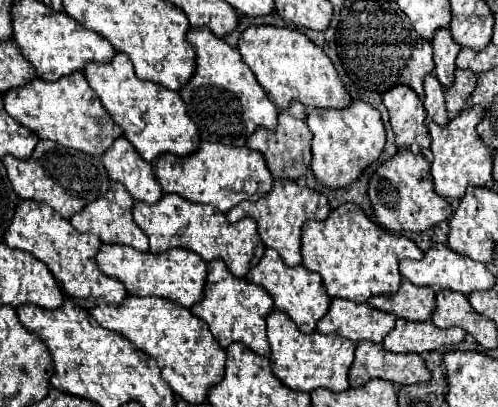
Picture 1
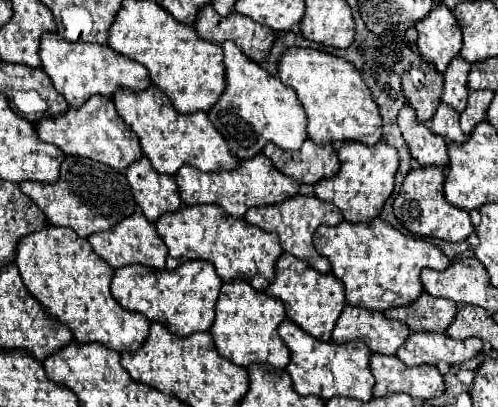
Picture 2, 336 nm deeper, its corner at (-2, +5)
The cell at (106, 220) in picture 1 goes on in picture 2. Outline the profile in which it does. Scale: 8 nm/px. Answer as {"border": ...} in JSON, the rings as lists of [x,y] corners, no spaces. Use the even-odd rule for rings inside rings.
{"border":[[[136,213],[136,215],[128,217],[126,221],[120,221],[110,231],[94,233],[88,241],[94,249],[94,253],[98,253],[98,257],[108,261],[112,265],[112,269],[120,269],[126,265],[142,265],[148,269],[162,271],[164,263],[166,263],[166,255],[168,255],[166,245],[162,243],[162,239],[158,237],[158,233],[154,229],[154,223],[150,223],[142,213]]]}

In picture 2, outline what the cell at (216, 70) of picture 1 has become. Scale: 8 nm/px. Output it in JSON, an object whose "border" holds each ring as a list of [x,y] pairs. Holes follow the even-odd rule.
{"border":[[[232,41],[224,45],[226,65],[226,91],[220,101],[208,113],[216,131],[226,139],[230,151],[240,159],[250,159],[262,151],[266,143],[274,143],[280,149],[296,151],[306,141],[306,113],[296,93],[286,87],[278,77],[264,71],[258,63],[248,59]]]}

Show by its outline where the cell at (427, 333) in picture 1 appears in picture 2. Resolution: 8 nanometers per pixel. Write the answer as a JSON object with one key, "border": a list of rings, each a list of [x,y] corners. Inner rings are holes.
{"border":[[[412,333],[402,347],[398,349],[398,357],[408,367],[416,365],[438,365],[440,361],[448,365],[460,365],[482,351],[480,339],[456,341],[448,335],[438,333]]]}

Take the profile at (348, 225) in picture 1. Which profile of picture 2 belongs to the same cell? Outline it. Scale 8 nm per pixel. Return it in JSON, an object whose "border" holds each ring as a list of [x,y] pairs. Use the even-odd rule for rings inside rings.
{"border":[[[376,217],[370,223],[342,221],[336,227],[322,225],[322,227],[318,227],[318,231],[314,235],[314,247],[320,255],[328,257],[328,261],[332,263],[332,273],[344,283],[348,305],[364,307],[370,311],[386,311],[390,307],[404,307],[404,305],[414,303],[424,291],[422,281],[420,281],[420,271],[426,267],[444,271],[450,265],[450,259],[438,247],[434,247],[432,243],[428,243],[424,239],[414,239],[414,237],[402,235],[392,225],[382,221],[380,217]]]}

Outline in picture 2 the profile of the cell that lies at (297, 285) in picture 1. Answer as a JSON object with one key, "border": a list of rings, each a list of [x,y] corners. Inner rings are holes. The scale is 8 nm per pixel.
{"border":[[[282,253],[282,257],[278,259],[276,279],[266,289],[266,293],[284,303],[286,315],[292,323],[296,323],[300,329],[304,329],[308,335],[312,335],[320,341],[330,341],[336,319],[340,317],[340,313],[346,305],[344,285],[342,285],[342,281],[338,281],[338,277],[334,277],[332,273],[322,275],[316,269],[312,269],[308,261],[302,261],[290,253]]]}

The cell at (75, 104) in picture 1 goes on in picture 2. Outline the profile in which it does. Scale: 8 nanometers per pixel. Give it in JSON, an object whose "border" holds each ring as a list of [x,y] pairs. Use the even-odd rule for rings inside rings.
{"border":[[[100,95],[90,97],[80,109],[70,109],[62,117],[42,119],[36,131],[42,141],[56,145],[66,155],[94,159],[104,165],[110,165],[112,169],[118,169],[120,173],[124,173],[128,165],[132,165],[134,161],[138,161],[138,157],[142,157],[140,141],[134,133],[128,131],[124,119],[118,115],[114,107],[114,101]]]}

